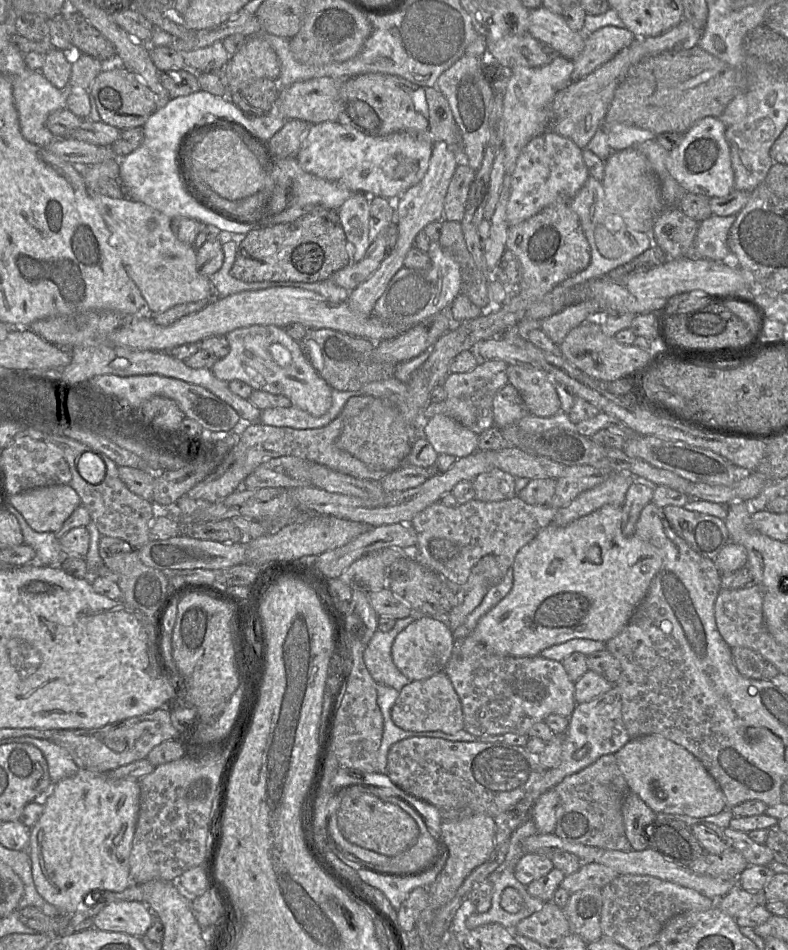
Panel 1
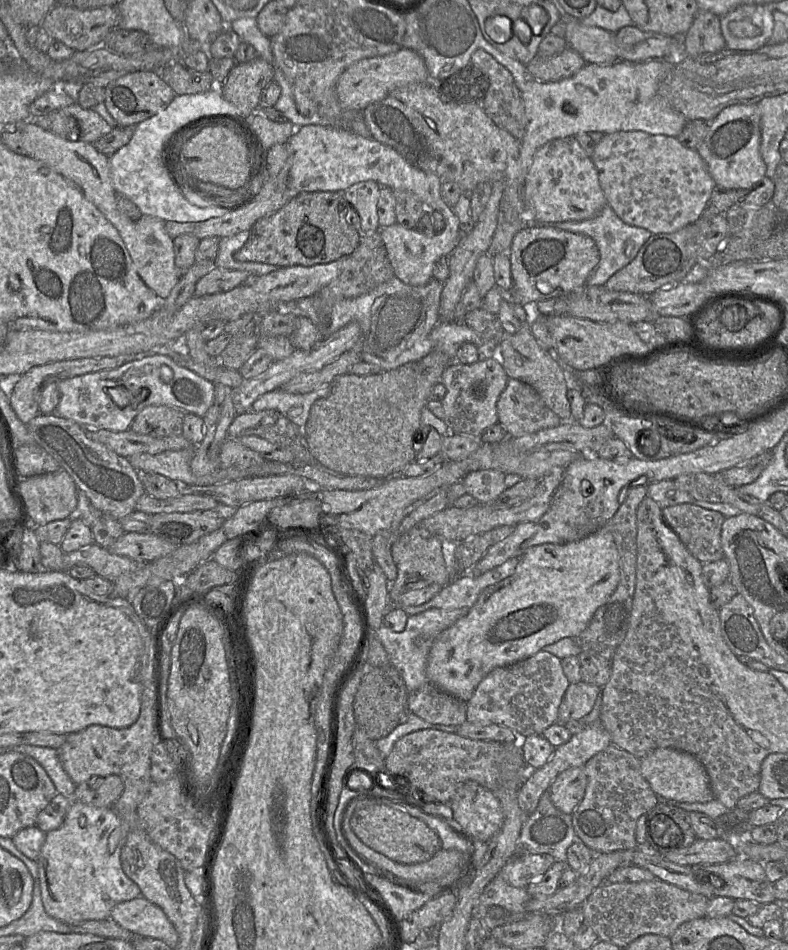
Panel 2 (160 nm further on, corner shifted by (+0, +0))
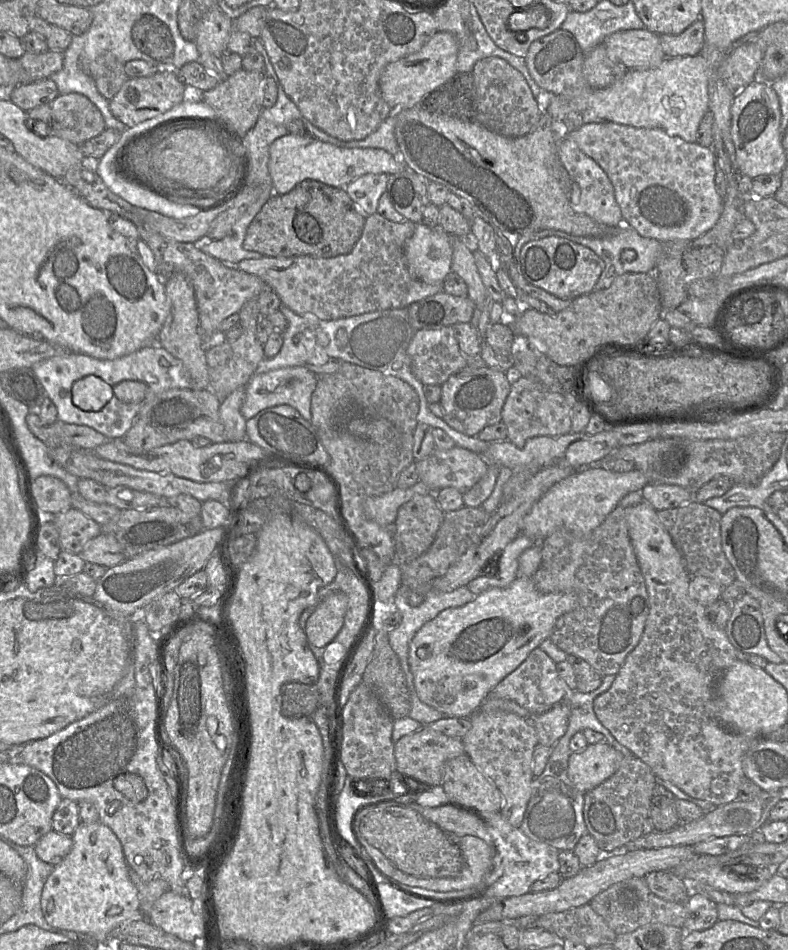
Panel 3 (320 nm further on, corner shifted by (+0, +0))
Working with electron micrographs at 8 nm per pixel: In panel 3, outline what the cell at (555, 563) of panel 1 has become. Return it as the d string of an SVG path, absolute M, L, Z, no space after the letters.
M516 577L514 581L505 588L490 588L479 595L473 601L461 606L452 607L441 611L434 619L425 623L414 635L409 645L408 662L414 679L414 686L418 698L428 706L438 710L445 717L470 717L476 712L484 700L489 696L490 691L499 684L507 675L513 672L528 657L530 652L546 639L554 629L555 623L560 616L571 611L577 605L578 598L574 593L555 592L541 593L539 592L532 578Z

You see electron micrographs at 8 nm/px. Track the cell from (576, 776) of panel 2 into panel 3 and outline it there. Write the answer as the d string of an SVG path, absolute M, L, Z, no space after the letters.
M606 742L589 744L585 749L572 753L568 762L568 777L574 787L587 793L610 778L620 767L624 755Z

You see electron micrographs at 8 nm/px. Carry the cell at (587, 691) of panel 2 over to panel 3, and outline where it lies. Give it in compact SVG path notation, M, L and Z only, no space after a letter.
M561 701L550 710L532 716L531 723L536 730L538 743L552 748L565 734L570 713L570 706L565 701Z

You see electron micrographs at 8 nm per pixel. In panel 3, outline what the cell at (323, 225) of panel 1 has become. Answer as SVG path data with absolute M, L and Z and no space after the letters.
M304 180L298 184L289 193L283 195L273 195L254 217L250 225L248 226L246 236L243 242L243 248L249 251L255 251L261 253L263 256L268 257L294 257L294 256L310 256L315 258L332 258L339 255L349 253L357 241L359 240L365 223L365 217L359 213L356 209L355 203L349 197L349 195L342 188L336 188L326 185L322 182L315 180Z

